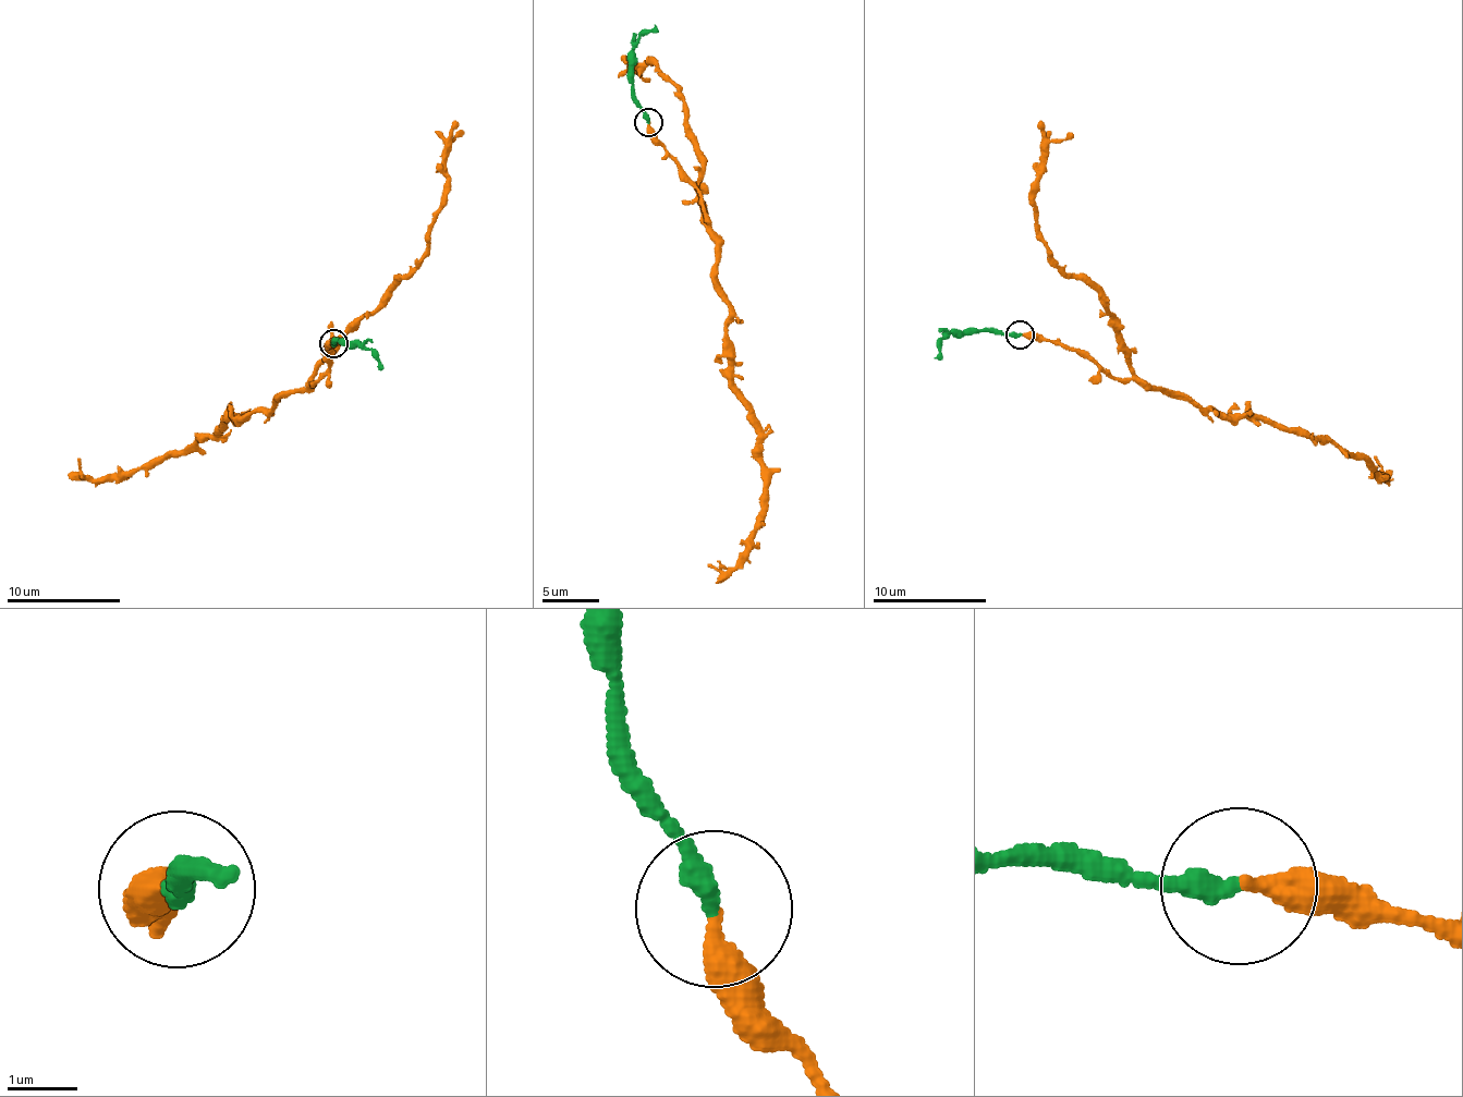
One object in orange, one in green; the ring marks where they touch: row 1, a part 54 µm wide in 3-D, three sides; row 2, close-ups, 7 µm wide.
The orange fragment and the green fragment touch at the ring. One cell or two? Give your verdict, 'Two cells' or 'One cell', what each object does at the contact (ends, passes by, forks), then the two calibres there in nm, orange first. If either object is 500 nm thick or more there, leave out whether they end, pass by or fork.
One cell. At the ring orange ends. At the ring green ends. Thickness 320 nm (orange) against 320 nm

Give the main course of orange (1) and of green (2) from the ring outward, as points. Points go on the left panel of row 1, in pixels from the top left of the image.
1: (333, 343), (317, 381), (278, 393), (270, 410), (222, 415), (222, 427), (190, 447), (99, 478), (78, 460)
2: (333, 343), (336, 340), (363, 345), (383, 368)

